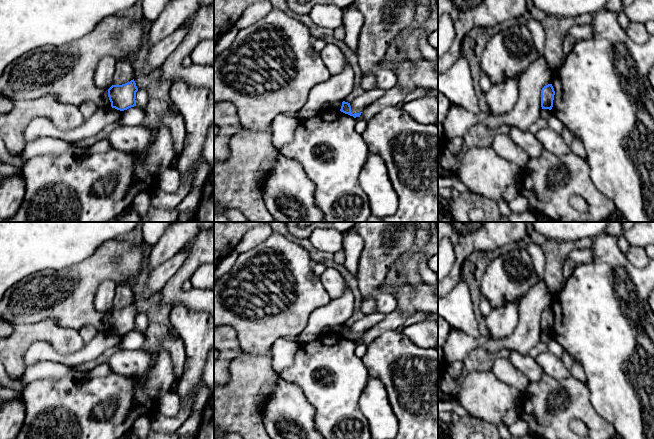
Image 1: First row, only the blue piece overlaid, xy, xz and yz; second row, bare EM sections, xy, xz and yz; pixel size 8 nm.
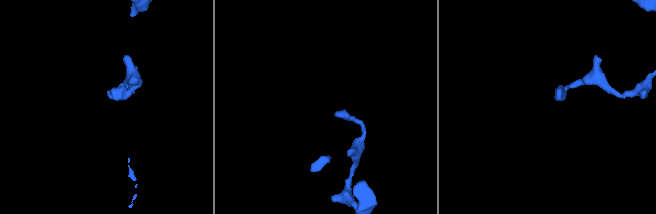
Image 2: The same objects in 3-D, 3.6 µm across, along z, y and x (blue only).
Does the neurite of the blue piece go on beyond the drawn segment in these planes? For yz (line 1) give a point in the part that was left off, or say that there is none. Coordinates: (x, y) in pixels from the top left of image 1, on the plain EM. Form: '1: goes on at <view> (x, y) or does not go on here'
1: does not go on here

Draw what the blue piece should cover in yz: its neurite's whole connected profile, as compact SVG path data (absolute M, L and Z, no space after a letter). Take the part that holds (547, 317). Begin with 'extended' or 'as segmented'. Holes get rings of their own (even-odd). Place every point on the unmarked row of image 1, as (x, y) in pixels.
as segmented | M552 308L544 310L541 314L541 331L542 333L551 334L553 331L555 315Z

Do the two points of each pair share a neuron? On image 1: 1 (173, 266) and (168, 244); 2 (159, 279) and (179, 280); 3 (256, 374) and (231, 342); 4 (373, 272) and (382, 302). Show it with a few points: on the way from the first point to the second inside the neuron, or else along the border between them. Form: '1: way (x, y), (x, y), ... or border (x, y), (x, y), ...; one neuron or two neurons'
1: border (189, 242), (151, 270); two neurons
2: border (184, 261), (159, 292); two neurons
3: border (241, 350), (229, 361); two neurons
4: border (378, 290), (373, 296); two neurons

